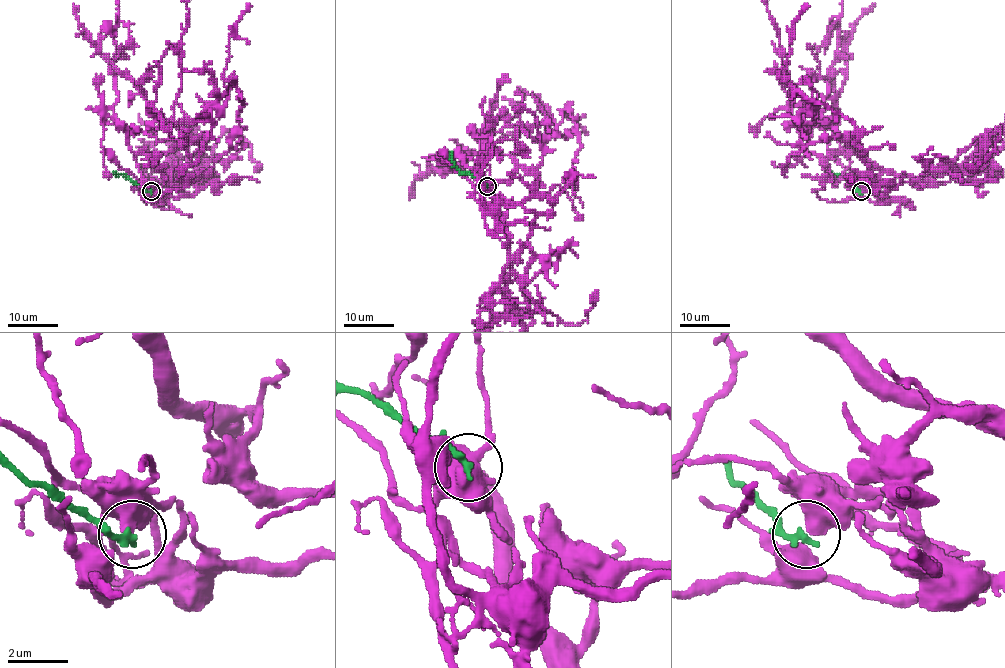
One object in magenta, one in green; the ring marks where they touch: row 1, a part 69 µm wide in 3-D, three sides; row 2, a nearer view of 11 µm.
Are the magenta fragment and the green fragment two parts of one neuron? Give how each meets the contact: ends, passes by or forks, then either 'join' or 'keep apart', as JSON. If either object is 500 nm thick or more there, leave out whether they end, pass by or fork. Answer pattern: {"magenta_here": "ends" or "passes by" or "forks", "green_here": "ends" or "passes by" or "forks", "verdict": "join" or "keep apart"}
{"magenta_here": "passes by", "green_here": "ends", "verdict": "keep apart"}

